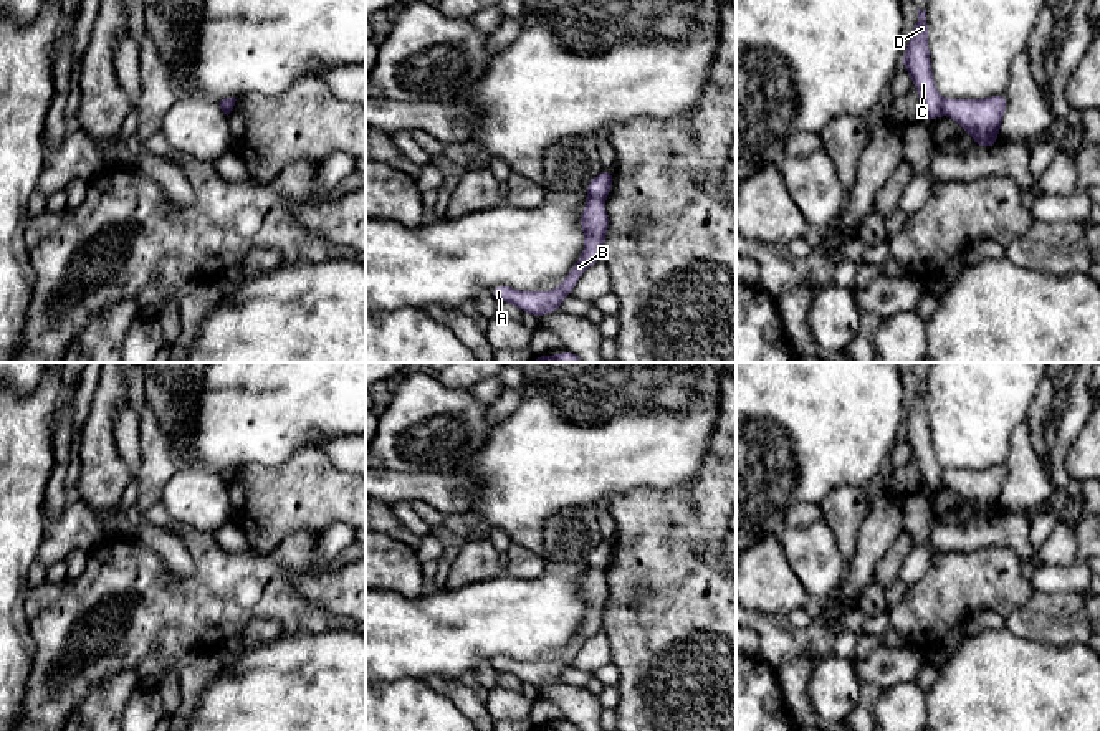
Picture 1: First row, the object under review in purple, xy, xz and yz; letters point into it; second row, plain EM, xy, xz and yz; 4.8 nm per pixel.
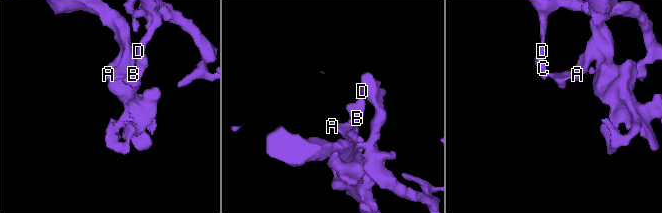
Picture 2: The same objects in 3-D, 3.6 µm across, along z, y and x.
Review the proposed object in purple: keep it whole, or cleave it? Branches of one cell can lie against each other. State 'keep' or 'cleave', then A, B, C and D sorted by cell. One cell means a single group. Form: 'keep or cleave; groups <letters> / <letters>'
cleave; groups A B / C D

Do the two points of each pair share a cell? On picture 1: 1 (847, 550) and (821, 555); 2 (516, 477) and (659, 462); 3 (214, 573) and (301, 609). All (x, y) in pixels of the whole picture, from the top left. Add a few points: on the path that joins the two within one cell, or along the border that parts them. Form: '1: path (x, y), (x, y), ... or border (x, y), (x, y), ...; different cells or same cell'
1: border (821, 518), (832, 531), (837, 550), (847, 561); different cells
2: path (551, 462), (624, 462); same cell
3: path (235, 570), (262, 570), (280, 588); same cell

